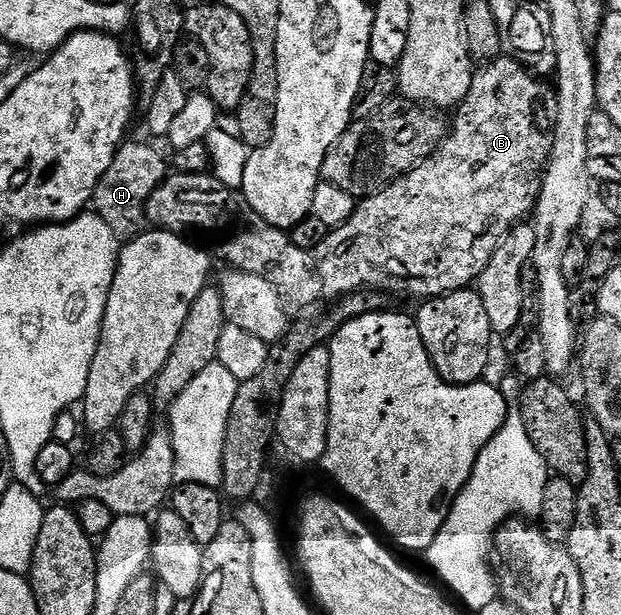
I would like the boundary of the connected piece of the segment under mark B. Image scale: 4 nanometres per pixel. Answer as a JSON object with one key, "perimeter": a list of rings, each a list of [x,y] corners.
{"perimeter":[[[500,57],[484,62],[480,67],[483,68],[480,71],[478,68],[472,74],[469,93],[454,112],[454,115],[456,114],[455,123],[453,119],[447,137],[439,144],[438,149],[427,159],[416,162],[414,169],[407,172],[407,174],[390,180],[382,191],[376,191],[374,195],[366,196],[356,206],[353,217],[349,217],[349,221],[345,221],[345,225],[328,230],[327,236],[321,241],[321,245],[317,245],[313,249],[297,249],[297,245],[293,245],[290,234],[282,227],[269,225],[269,221],[262,219],[247,204],[246,199],[243,198],[238,190],[215,185],[212,191],[203,191],[203,180],[205,179],[202,174],[168,174],[161,186],[149,197],[147,202],[147,222],[152,228],[176,233],[187,233],[190,227],[195,231],[219,231],[223,227],[223,215],[232,215],[235,218],[235,236],[232,237],[231,244],[227,247],[227,259],[231,262],[228,264],[234,270],[253,273],[257,277],[265,277],[265,281],[269,281],[269,285],[273,285],[273,289],[277,289],[284,307],[291,313],[299,313],[304,309],[314,308],[311,307],[314,303],[323,303],[326,299],[331,299],[330,301],[338,300],[342,296],[350,295],[352,291],[363,288],[378,289],[383,293],[396,291],[399,295],[403,295],[408,291],[411,295],[423,295],[422,297],[434,297],[449,291],[462,291],[470,288],[478,280],[479,275],[485,269],[485,265],[489,265],[489,257],[493,257],[499,240],[505,238],[511,232],[512,227],[524,222],[534,212],[535,203],[539,199],[539,190],[543,184],[543,173],[547,165],[547,158],[551,156],[553,123],[549,117],[554,117],[557,113],[557,97],[552,84],[544,81],[542,78],[533,77],[532,72],[528,71],[519,60],[510,57]]]}

